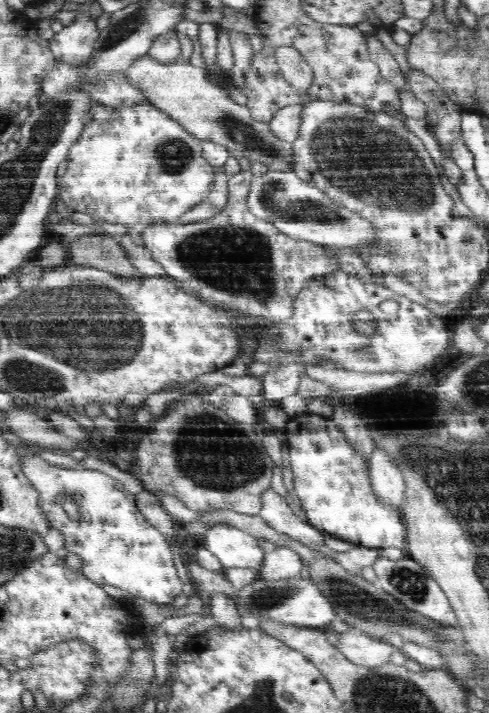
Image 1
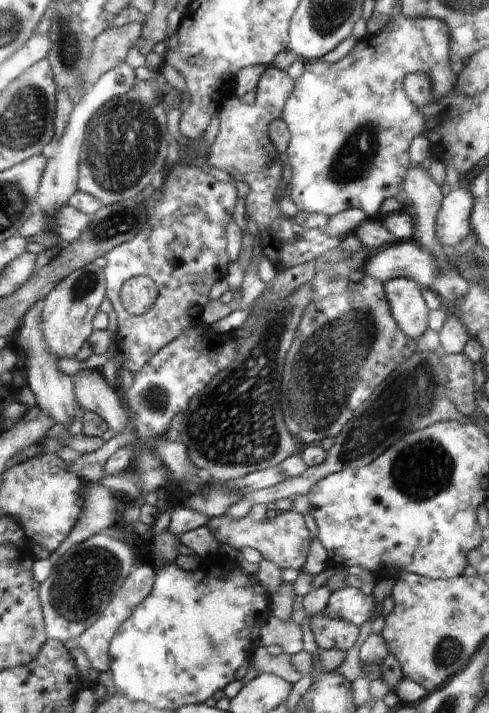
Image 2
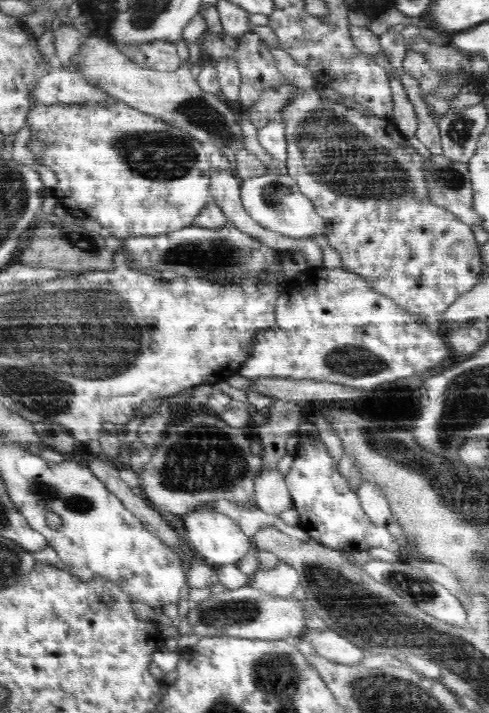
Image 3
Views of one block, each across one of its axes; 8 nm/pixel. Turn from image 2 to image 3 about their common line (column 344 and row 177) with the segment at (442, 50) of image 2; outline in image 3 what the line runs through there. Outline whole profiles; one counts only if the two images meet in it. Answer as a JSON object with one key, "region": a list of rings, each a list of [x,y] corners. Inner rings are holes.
{"region":[[[113,100],[111,102],[84,102],[64,105],[47,106],[41,103],[34,103],[30,112],[27,114],[27,123],[30,126],[31,136],[45,140],[43,148],[44,166],[51,168],[58,177],[58,183],[52,189],[54,196],[58,198],[57,202],[63,205],[67,212],[74,216],[78,221],[82,219],[96,220],[98,224],[106,227],[112,236],[120,239],[137,236],[160,236],[160,234],[170,234],[174,230],[180,230],[186,226],[194,225],[196,217],[211,202],[210,179],[211,160],[206,156],[202,149],[202,143],[196,140],[188,132],[169,125],[166,121],[159,119],[151,114],[144,114],[125,103]]]}

